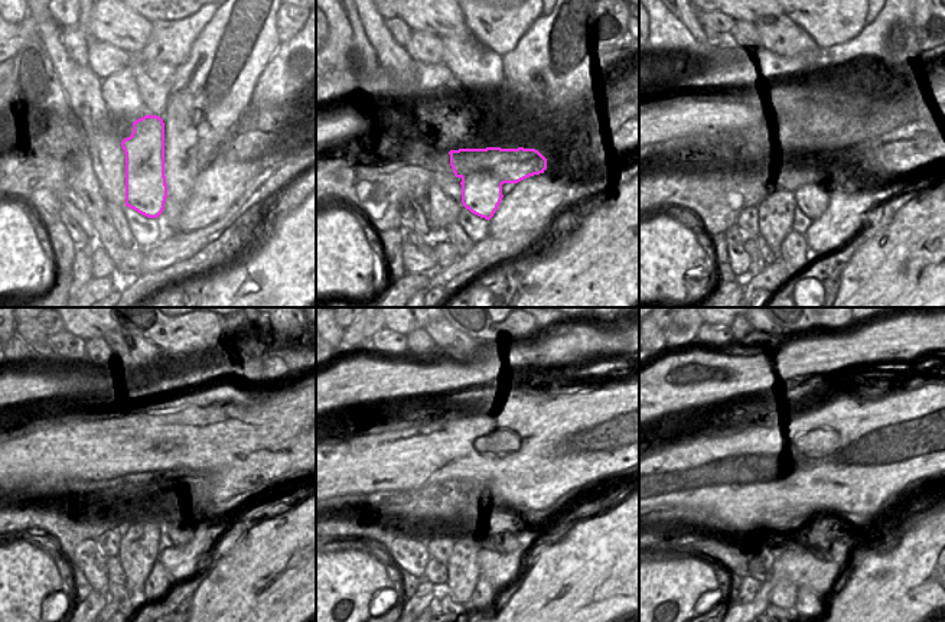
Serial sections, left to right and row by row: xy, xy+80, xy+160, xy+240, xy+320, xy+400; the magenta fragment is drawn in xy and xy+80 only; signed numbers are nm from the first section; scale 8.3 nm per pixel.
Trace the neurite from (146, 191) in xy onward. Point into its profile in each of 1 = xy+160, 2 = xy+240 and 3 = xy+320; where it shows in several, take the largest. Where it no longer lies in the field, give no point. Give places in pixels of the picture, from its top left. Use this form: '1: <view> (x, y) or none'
1: xy+160 (811, 199)
2: xy+240 (179, 536)
3: xy+320 (510, 546)

